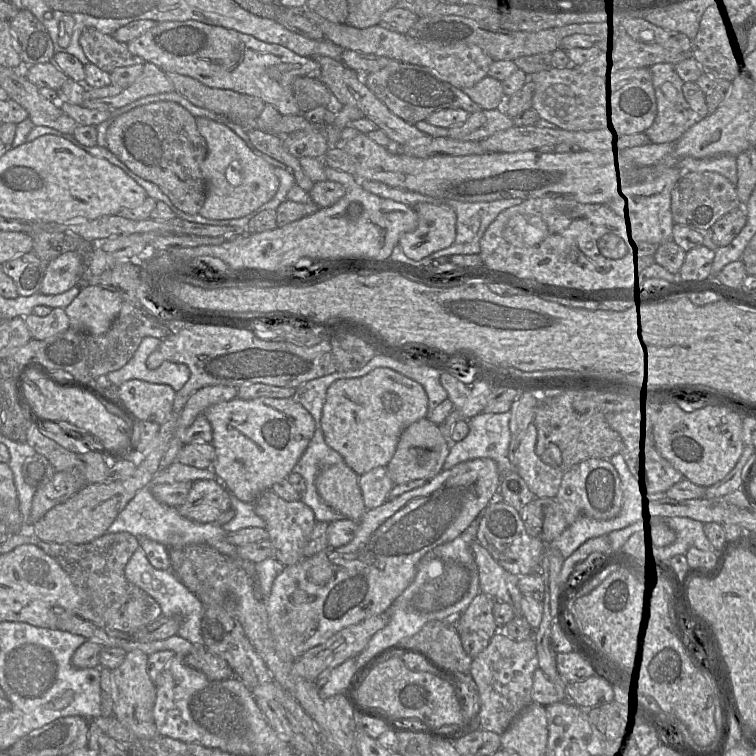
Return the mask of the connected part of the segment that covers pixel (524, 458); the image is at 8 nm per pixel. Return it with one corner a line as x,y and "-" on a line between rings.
530,424
516,451
516,472
536,498
555,498
564,473
545,464
536,454
537,428

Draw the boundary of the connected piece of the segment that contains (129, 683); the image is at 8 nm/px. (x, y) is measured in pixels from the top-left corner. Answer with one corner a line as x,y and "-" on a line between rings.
139,650
128,652
122,664
112,670
113,716
139,739
153,739
159,735
153,717
156,689
147,672
148,657

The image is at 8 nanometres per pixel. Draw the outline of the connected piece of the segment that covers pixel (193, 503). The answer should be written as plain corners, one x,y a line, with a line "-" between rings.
215,478
192,482
185,502
177,510
191,521
210,523
215,522
230,507
230,492

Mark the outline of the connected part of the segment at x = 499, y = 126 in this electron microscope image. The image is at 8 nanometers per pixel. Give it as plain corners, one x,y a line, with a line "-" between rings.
480,110
470,114
462,125
449,130
420,121
415,127
432,138
450,138
459,141
480,142
493,134
514,127
512,118
497,110

